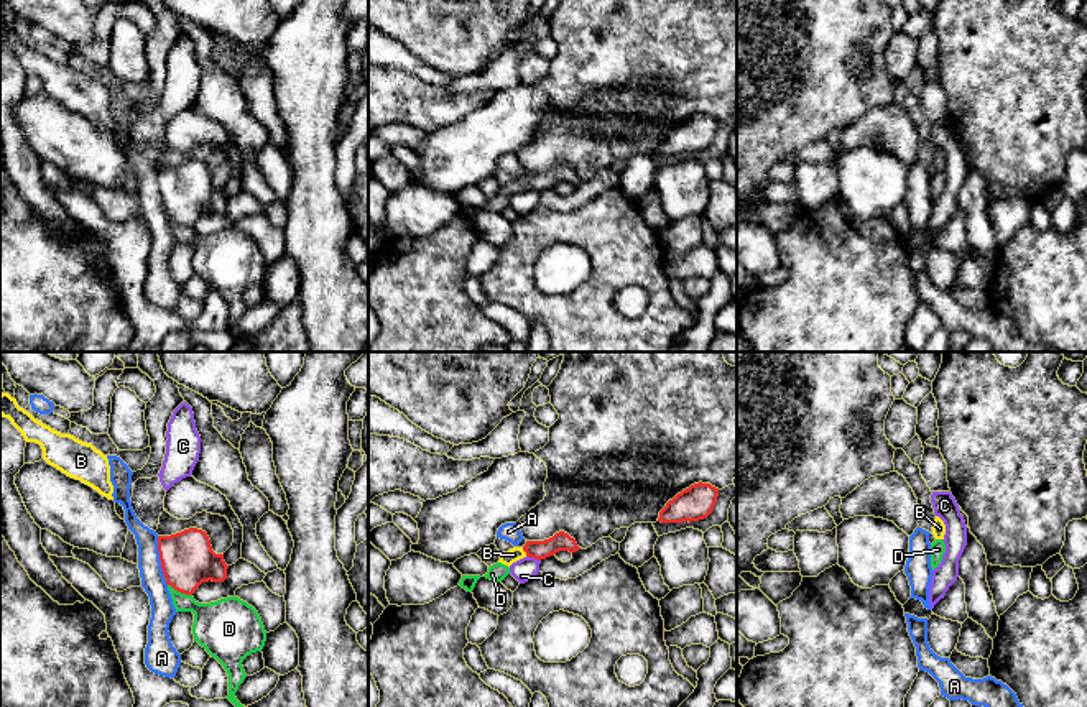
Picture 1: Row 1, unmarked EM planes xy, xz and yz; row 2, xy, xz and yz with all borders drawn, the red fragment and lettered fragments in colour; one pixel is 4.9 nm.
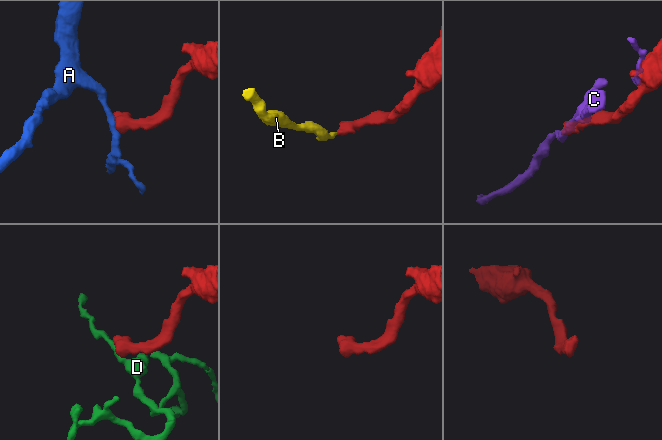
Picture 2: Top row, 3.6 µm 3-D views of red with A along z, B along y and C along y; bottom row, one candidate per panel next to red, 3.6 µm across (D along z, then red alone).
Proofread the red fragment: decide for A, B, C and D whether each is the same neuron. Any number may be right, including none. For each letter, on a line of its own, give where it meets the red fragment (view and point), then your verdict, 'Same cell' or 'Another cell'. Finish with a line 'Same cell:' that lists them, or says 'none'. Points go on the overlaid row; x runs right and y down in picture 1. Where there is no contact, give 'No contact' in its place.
A: Touches red at xy (160, 558). Another cell
B: Touches red at xz (523, 549). Same cell
C: Touches red at xz (533, 556). Another cell
D: Touches red at xy (180, 591). Another cell
Same cell: B

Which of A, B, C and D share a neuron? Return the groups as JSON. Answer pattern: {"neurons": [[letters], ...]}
{"neurons": [["A"], ["B"], ["C"], ["D"]]}

